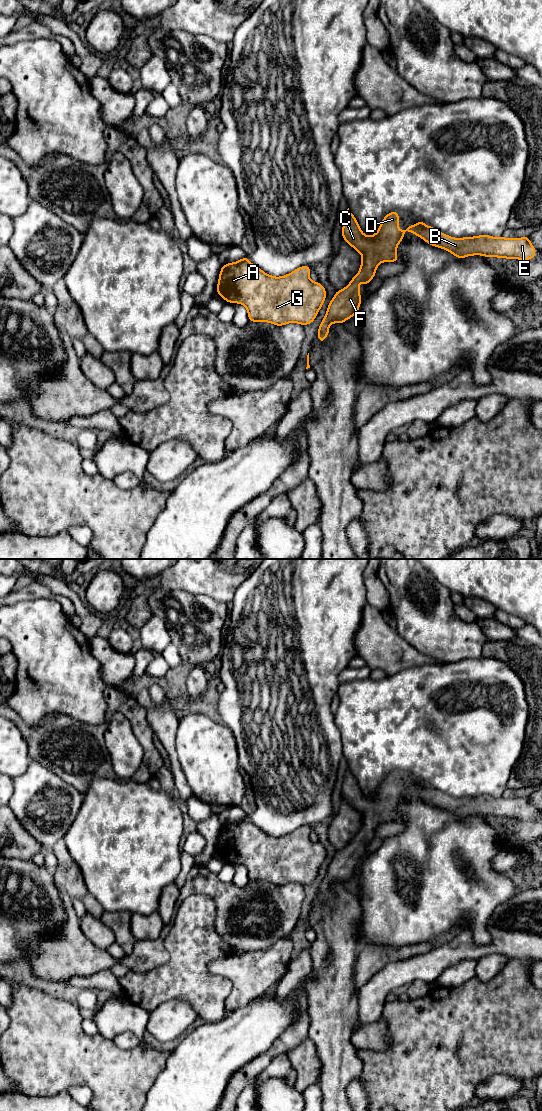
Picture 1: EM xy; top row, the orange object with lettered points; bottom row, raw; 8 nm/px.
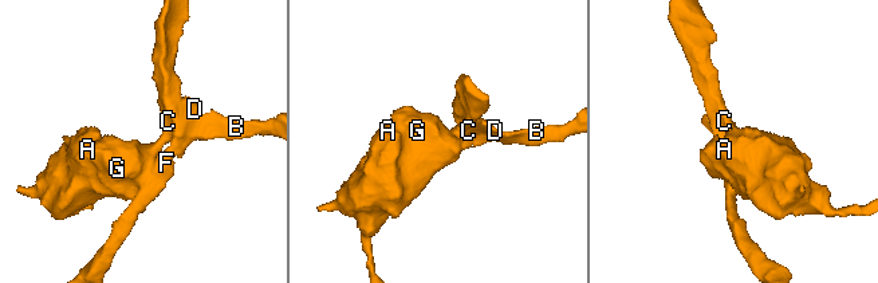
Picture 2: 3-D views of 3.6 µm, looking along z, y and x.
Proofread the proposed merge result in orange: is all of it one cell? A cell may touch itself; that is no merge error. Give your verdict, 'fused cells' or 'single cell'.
single cell

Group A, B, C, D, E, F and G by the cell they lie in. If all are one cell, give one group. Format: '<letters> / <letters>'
A B C D E F G

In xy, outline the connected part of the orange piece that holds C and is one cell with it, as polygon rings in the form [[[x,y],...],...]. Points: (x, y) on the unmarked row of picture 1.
[[[347,769],[342,787],[343,799],[362,815],[360,829],[350,843],[342,850],[336,851],[329,863],[317,892],[319,902],[323,903],[329,895],[332,883],[343,884],[355,876],[362,859],[359,842],[364,847],[375,837],[377,827],[382,822],[398,821],[397,806],[403,800],[407,791],[421,797],[426,803],[445,809],[452,815],[463,819],[467,816],[481,815],[484,817],[530,820],[536,815],[536,809],[531,804],[529,796],[522,798],[491,797],[480,795],[474,797],[454,798],[448,796],[425,782],[418,781],[404,791],[398,789],[398,771],[388,773],[382,780],[379,790],[372,796],[366,796],[360,789],[355,776]]]

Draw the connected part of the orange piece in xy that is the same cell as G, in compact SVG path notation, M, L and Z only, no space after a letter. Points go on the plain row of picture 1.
M245 815L237 822L222 825L216 852L225 861L244 865L248 880L252 882L268 882L276 886L298 883L305 886L315 880L327 853L322 844L310 840L311 827L304 825L287 835L274 837L249 822L247 817Z

